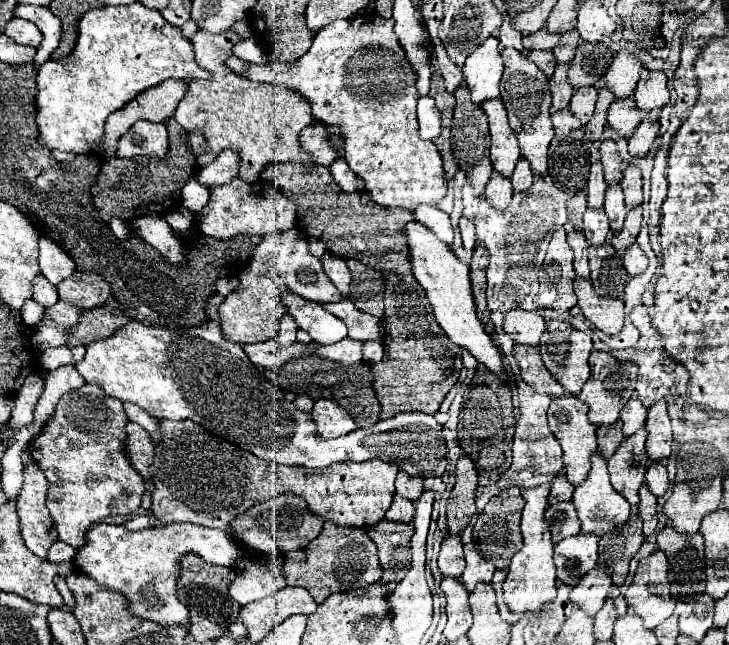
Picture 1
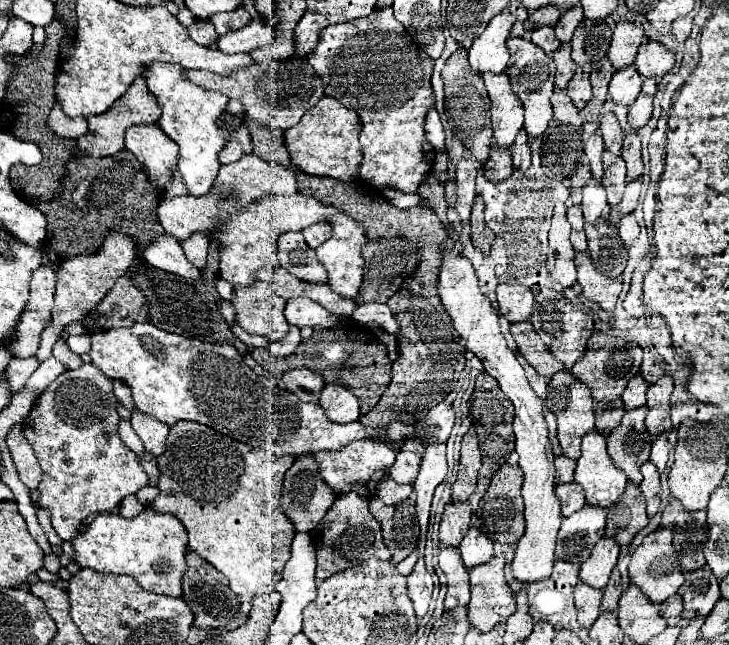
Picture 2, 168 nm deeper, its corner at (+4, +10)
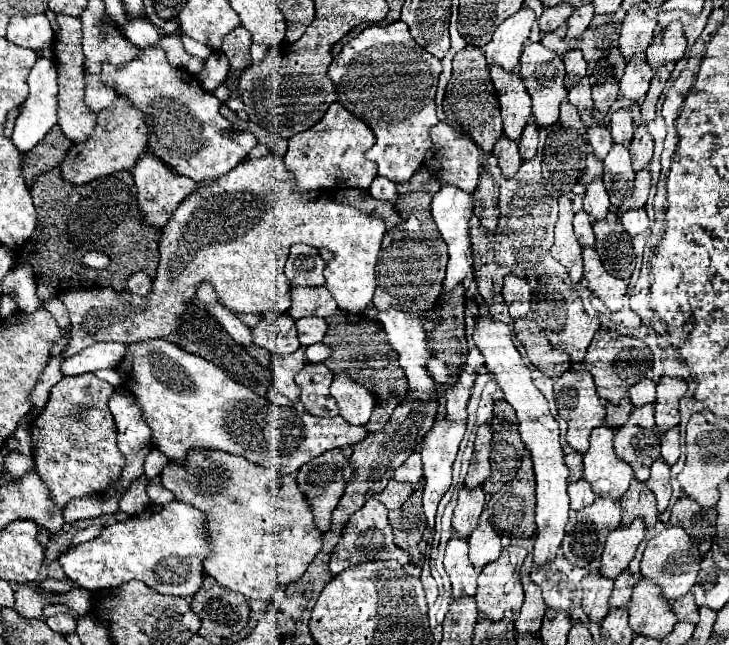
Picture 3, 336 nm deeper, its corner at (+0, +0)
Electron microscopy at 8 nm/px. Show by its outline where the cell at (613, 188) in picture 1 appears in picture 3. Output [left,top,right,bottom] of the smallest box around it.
[602,144,634,208]

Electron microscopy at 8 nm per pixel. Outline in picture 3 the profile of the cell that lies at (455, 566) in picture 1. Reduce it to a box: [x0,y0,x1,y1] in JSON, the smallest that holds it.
[452,486,484,534]

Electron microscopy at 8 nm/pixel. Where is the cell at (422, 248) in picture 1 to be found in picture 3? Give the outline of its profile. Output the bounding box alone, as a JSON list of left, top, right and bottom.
[472,302,570,566]

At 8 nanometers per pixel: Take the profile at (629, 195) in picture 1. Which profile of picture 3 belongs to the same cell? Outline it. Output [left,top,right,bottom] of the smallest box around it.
[630,126,654,170]

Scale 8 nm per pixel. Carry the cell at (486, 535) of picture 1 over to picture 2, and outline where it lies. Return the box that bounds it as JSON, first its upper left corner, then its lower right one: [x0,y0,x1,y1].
[476,464,524,544]

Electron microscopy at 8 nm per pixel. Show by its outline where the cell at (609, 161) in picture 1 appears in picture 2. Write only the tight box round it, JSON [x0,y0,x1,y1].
[600,112,624,154]

